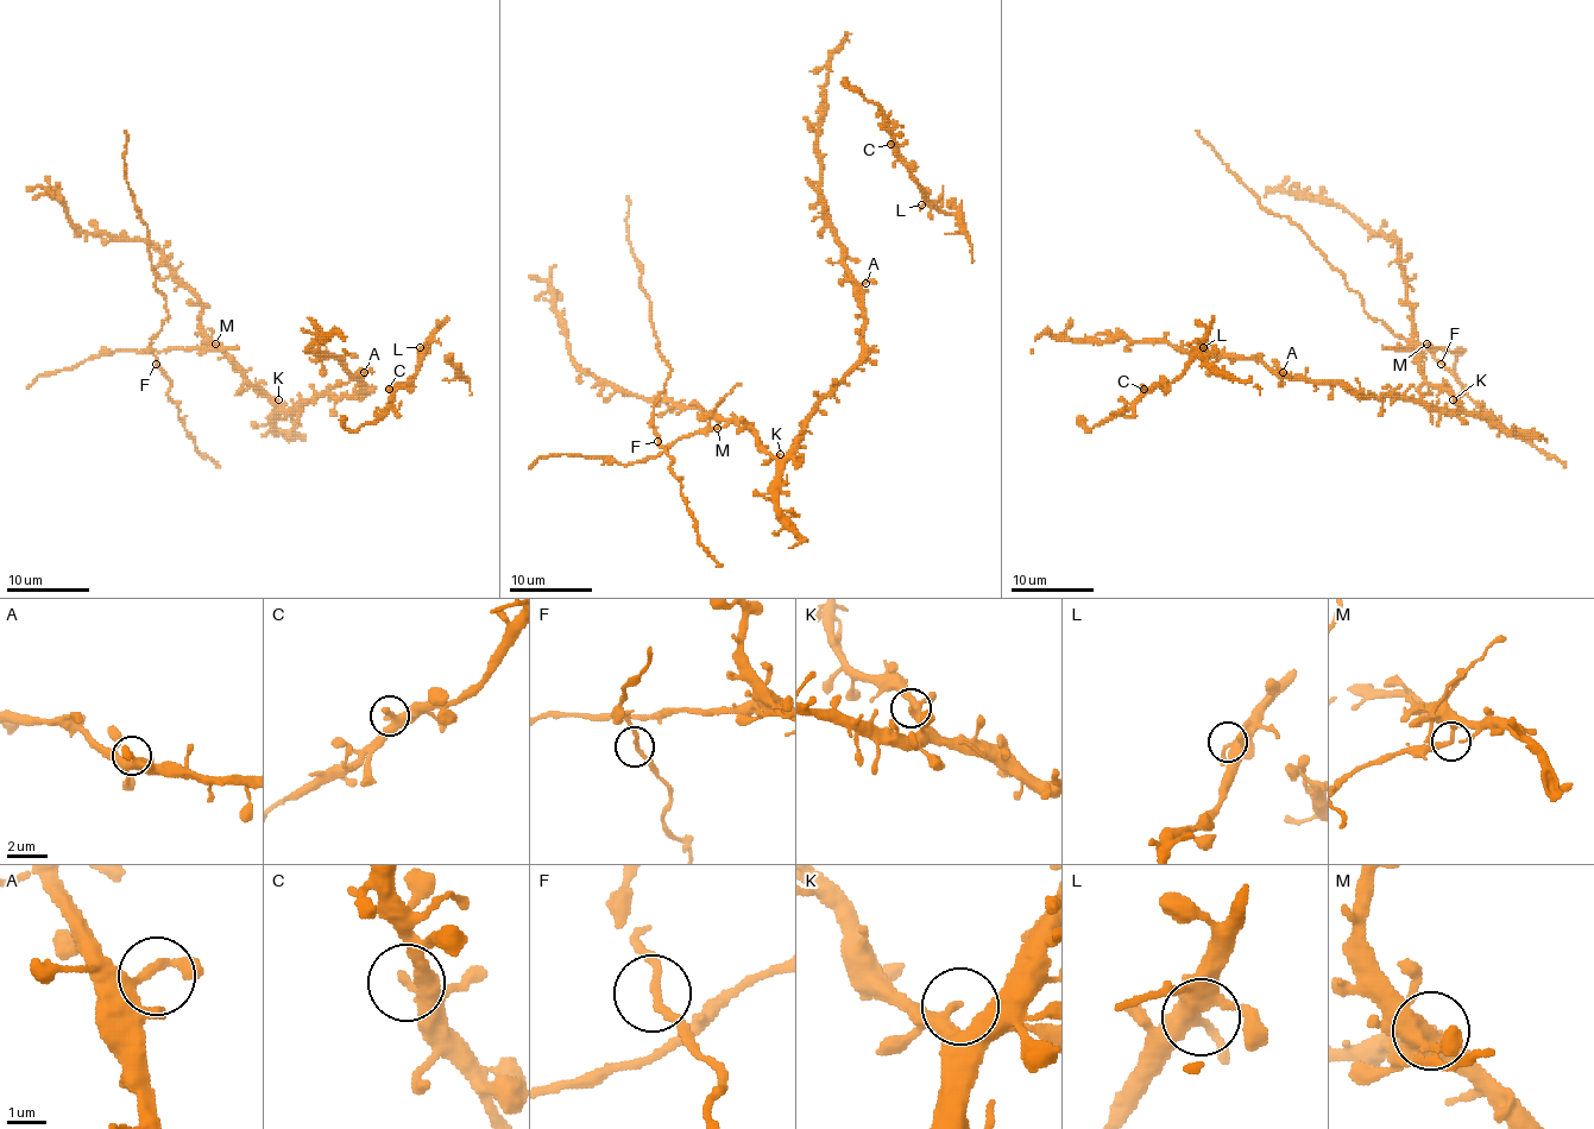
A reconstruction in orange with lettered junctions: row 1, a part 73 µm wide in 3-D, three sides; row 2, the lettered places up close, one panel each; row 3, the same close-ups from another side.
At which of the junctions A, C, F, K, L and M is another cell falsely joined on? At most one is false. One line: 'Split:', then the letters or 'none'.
Split: M

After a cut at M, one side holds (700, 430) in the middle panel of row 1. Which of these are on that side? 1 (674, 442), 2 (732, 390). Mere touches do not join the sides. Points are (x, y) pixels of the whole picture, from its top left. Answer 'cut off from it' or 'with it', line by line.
1: with it
2: with it

